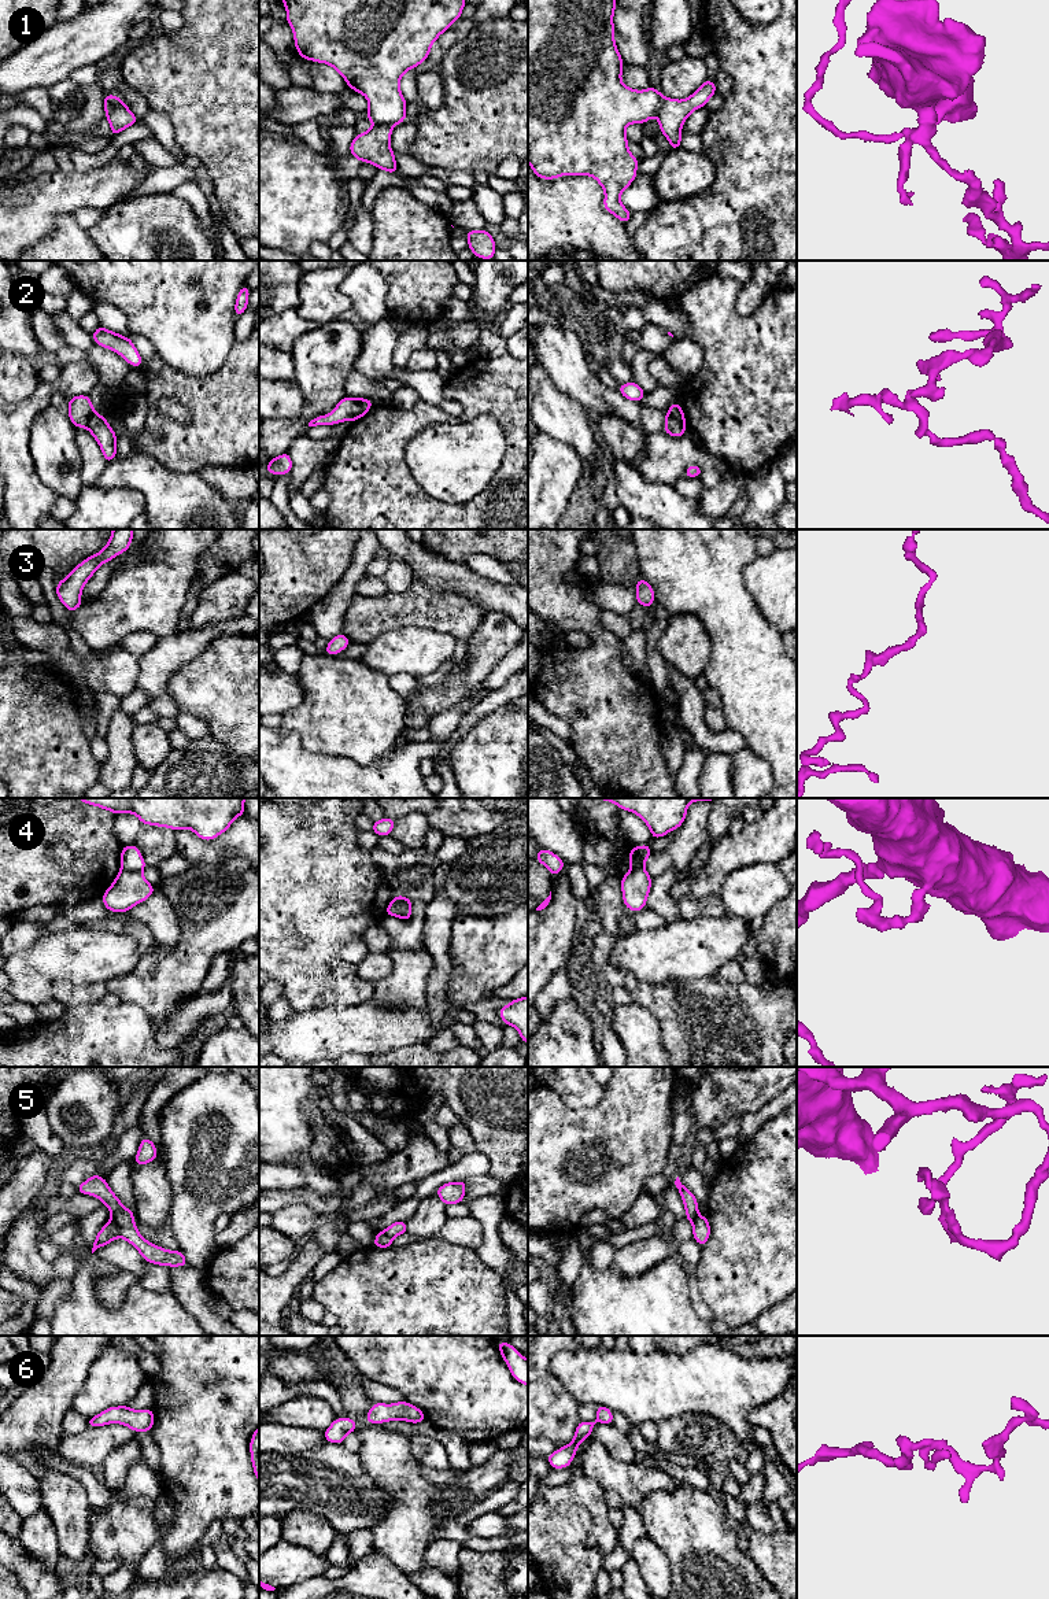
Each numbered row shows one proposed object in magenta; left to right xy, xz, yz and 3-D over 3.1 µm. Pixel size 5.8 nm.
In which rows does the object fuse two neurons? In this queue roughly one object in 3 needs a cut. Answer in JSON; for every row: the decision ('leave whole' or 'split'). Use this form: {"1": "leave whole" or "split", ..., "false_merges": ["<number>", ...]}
{"1": "split", "2": "split", "3": "leave whole", "4": "split", "5": "split", "6": "leave whole", "false_merges": ["1", "2", "4", "5"]}

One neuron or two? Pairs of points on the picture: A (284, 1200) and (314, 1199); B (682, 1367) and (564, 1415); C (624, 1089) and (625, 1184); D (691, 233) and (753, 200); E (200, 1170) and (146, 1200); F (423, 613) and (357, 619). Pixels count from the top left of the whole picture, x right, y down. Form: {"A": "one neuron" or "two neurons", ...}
{"A": "one neuron", "B": "two neurons", "C": "one neuron", "D": "one neuron", "E": "two neurons", "F": "one neuron"}

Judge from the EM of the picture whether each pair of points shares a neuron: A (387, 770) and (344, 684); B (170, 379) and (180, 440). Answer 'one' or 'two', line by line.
A: two
B: one

